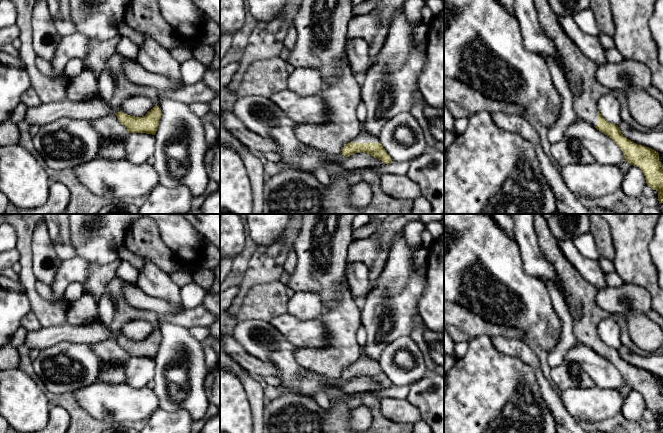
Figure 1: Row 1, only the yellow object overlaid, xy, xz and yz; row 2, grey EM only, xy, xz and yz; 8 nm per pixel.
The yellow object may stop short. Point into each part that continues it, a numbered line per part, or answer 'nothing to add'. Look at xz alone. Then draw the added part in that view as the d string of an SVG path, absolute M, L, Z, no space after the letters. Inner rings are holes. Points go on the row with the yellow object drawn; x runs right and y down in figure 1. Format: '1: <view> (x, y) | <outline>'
1: xz (364, 137) | M361 129L359 135L353 140L355 143L380 143L379 138Z

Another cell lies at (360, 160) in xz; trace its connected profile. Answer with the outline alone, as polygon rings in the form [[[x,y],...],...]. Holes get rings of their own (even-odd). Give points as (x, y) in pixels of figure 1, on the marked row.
[[[317,150],[327,161],[337,163],[340,166],[348,169],[362,169],[384,165],[384,163],[371,156],[368,153],[359,152],[345,157],[342,154],[329,154],[324,151]]]

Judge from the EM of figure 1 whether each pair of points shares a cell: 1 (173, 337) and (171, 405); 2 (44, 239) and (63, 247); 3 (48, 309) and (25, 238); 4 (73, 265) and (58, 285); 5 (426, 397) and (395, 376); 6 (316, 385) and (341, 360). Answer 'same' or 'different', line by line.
1: same
2: different
3: same
4: same
5: different
6: different

